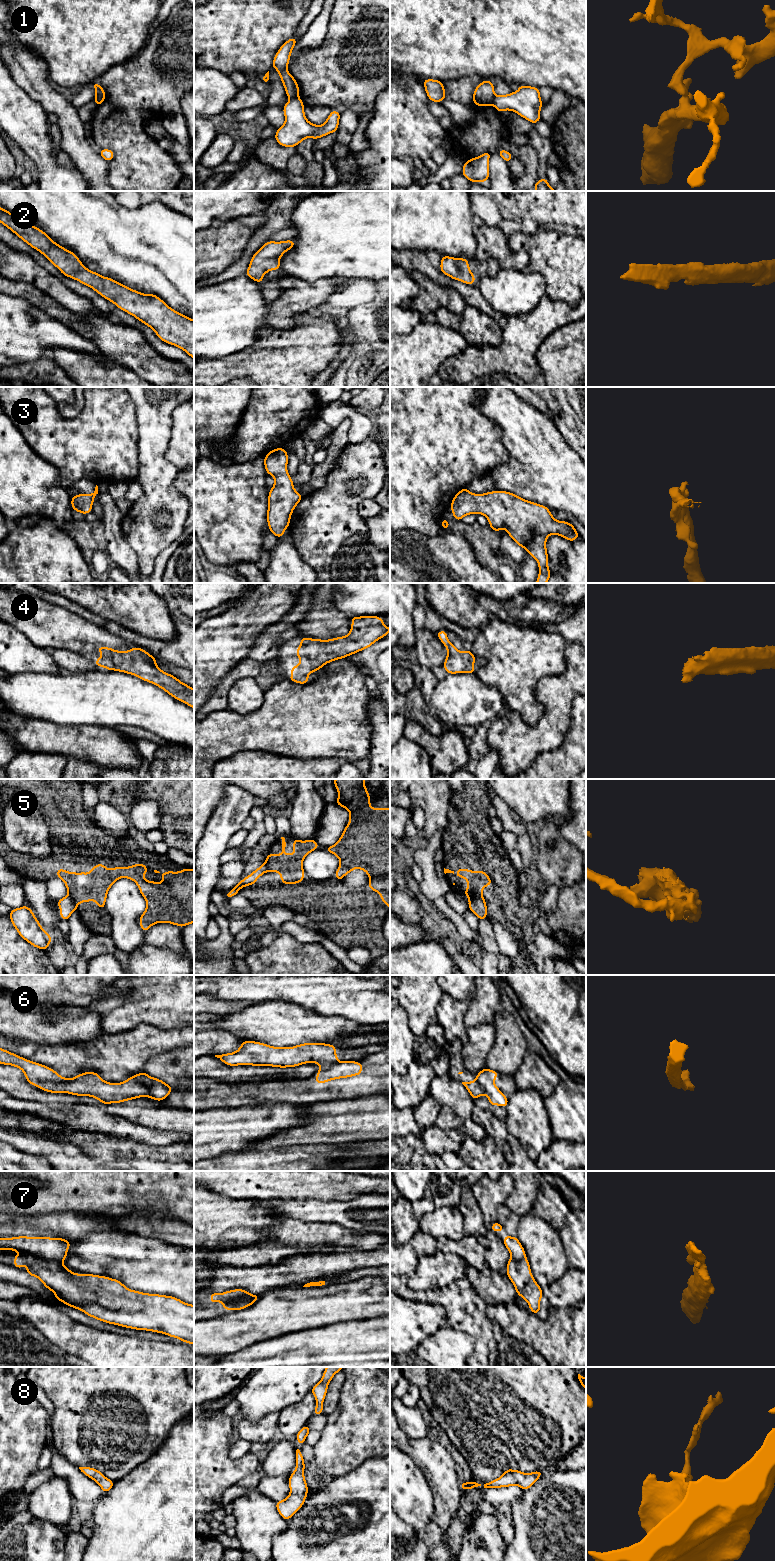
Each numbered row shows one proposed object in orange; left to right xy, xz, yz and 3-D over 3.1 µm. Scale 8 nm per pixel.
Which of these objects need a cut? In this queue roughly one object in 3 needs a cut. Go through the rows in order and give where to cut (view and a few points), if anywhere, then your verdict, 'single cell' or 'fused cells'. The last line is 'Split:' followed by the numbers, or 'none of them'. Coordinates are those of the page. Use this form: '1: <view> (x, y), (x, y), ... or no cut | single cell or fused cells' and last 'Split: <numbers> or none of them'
1: xz (298, 96), (290, 99) | fused cells
2: no cut | single cell
3: no cut | single cell
4: no cut | single cell
5: yz (482, 895), (476, 895), (469, 900) | fused cells
6: xy (132, 1077), (148, 1089), (148, 1096) | fused cells
7: xy (25, 1254), (59, 1260), (61, 1262) | fused cells
8: no cut | single cell
Split: 1, 5, 6, 7

